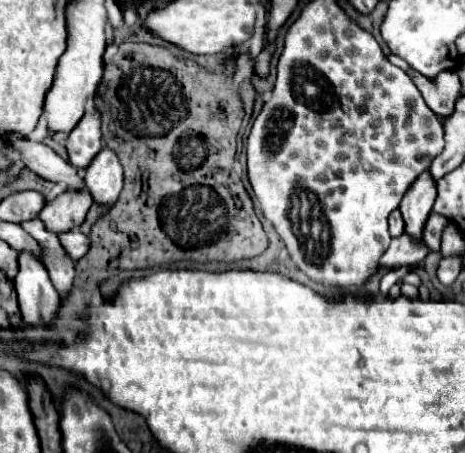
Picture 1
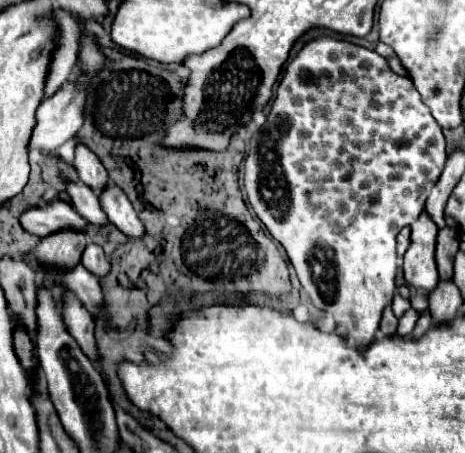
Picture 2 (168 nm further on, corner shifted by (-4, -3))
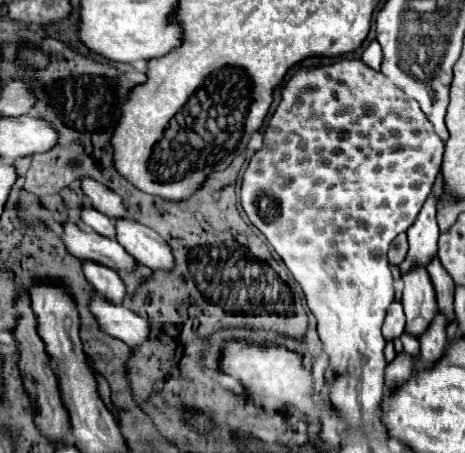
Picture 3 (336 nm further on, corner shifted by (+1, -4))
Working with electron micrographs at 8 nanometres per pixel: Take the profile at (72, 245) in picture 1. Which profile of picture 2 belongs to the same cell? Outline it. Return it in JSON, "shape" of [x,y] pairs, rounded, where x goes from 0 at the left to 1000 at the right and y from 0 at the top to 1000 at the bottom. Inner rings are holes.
{"shape":[[[189,541],[176,558],[176,585],[206,611],[228,611],[237,603],[237,576],[228,572],[224,554],[215,541]]]}

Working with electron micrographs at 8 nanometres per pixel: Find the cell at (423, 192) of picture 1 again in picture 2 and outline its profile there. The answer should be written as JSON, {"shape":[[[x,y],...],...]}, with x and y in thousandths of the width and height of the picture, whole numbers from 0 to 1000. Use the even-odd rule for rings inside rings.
{"shape":[[[912,475],[886,492],[886,536],[869,563],[869,616],[877,629],[912,642],[929,642],[942,629],[942,598],[933,576],[942,506]]]}

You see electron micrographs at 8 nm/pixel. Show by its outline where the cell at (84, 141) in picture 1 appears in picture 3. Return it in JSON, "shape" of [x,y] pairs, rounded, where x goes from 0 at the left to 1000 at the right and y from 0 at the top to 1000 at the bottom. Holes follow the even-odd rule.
{"shape":[[[174,393],[174,415],[178,415],[183,433],[196,442],[204,464],[222,468],[226,477],[234,477],[243,486],[273,477],[260,437],[230,411],[222,411],[217,402],[204,402],[200,393]]]}

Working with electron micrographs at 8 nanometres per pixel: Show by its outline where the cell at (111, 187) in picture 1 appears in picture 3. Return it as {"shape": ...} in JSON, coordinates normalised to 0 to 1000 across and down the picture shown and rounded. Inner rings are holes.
{"shape":[[[256,481],[256,490],[247,490],[247,503],[252,503],[247,530],[290,574],[299,574],[325,596],[368,596],[372,592],[368,547],[333,508],[282,481]]]}

